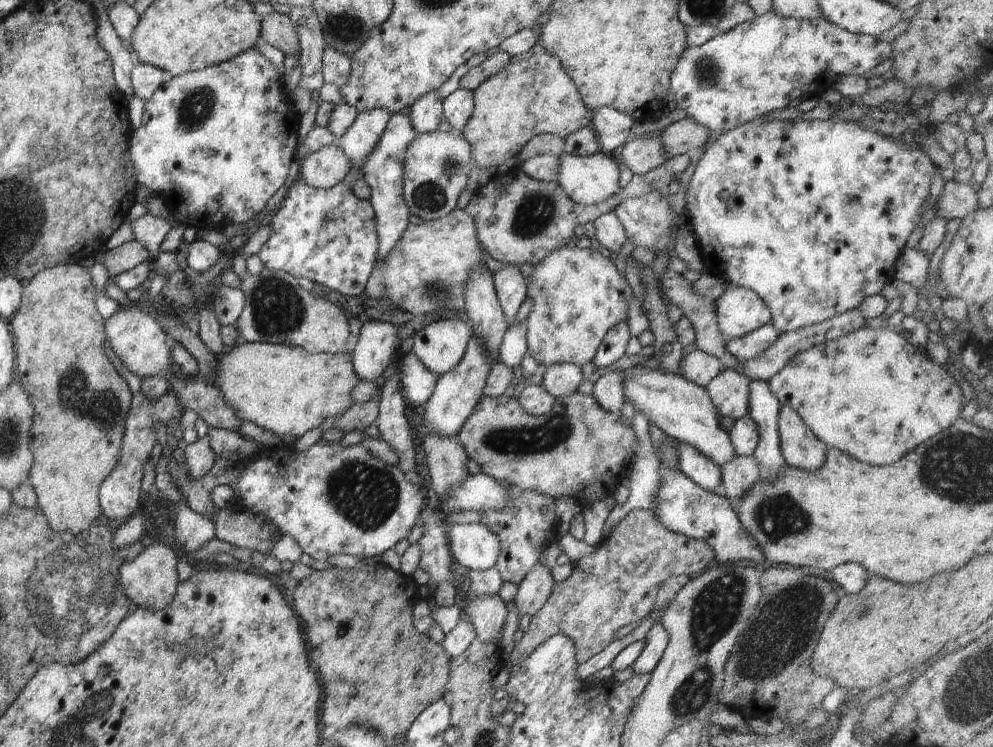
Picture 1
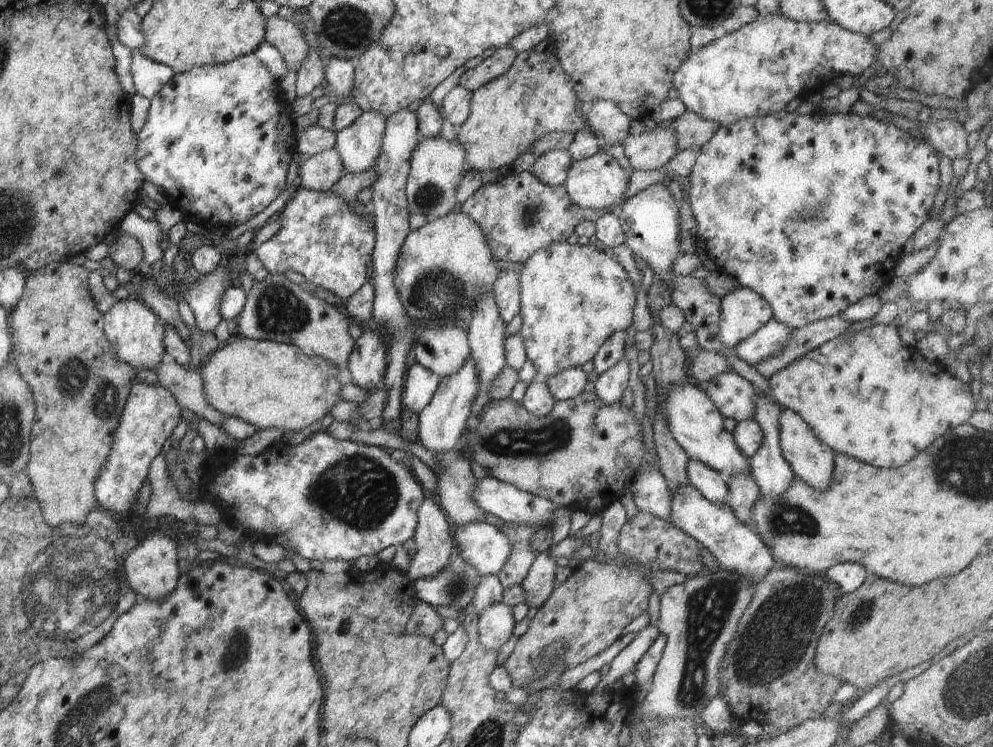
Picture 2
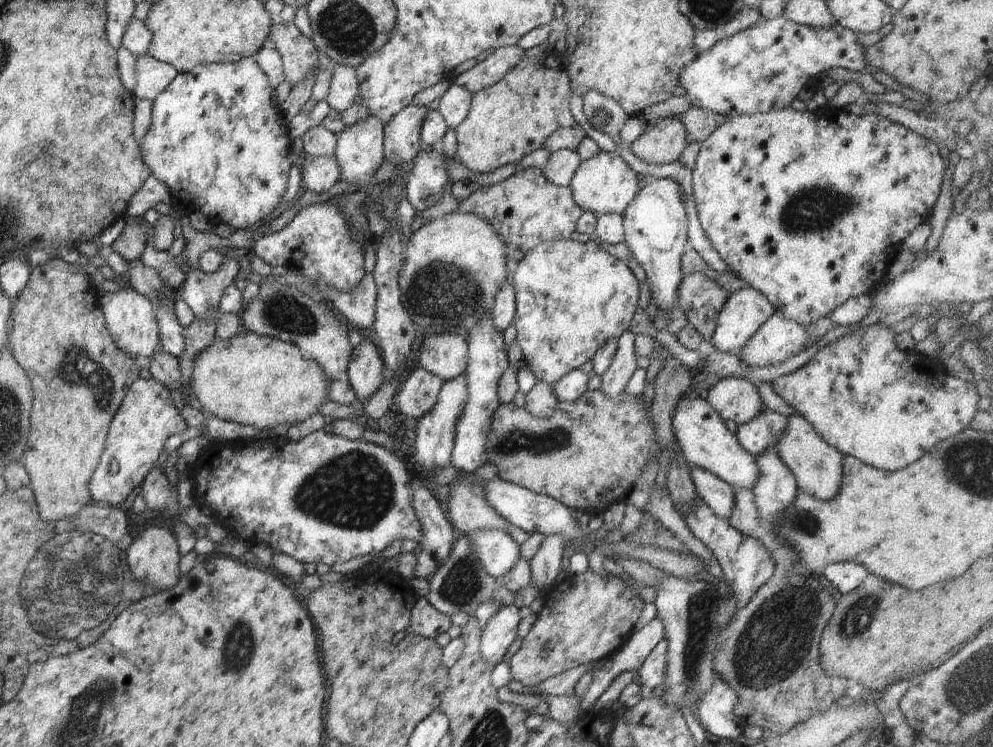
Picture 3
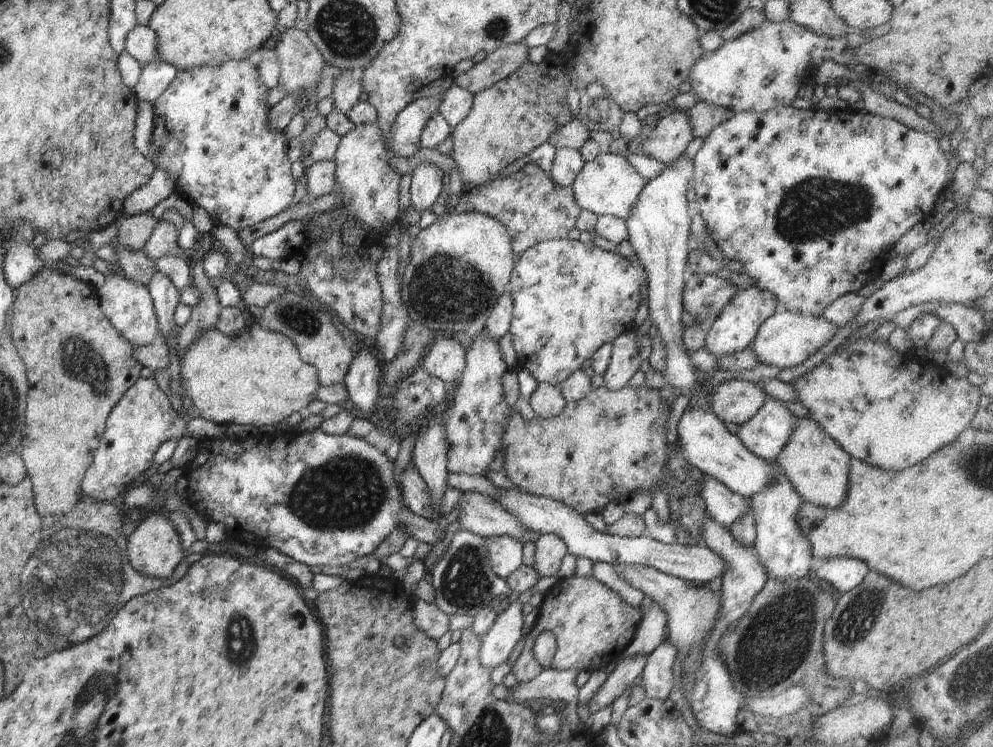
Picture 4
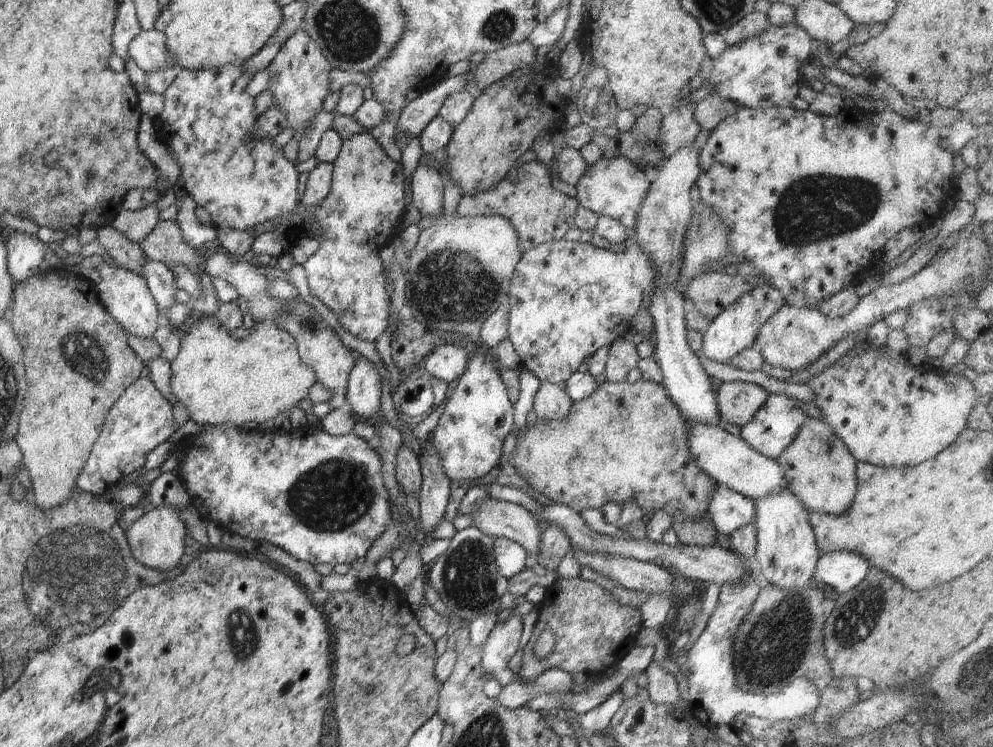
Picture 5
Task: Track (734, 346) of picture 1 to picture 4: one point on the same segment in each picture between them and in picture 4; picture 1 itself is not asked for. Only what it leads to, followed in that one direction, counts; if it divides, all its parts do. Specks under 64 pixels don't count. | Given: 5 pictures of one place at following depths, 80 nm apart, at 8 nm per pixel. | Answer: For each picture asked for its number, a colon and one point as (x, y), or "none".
2: (767, 341)
3: (780, 338)
4: (787, 339)

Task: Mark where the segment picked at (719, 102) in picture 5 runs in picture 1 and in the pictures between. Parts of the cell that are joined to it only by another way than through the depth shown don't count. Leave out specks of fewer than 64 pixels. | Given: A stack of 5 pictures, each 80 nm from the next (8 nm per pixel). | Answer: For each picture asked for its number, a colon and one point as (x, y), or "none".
1: (686, 136)
2: (691, 132)
3: (699, 123)
4: (703, 117)

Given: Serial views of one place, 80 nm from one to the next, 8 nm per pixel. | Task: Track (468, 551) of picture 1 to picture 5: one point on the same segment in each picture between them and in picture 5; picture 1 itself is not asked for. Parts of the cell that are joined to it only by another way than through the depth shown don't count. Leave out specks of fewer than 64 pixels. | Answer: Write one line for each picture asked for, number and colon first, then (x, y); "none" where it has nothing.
2: (486, 548)
3: (497, 552)
4: (506, 554)
5: (510, 557)

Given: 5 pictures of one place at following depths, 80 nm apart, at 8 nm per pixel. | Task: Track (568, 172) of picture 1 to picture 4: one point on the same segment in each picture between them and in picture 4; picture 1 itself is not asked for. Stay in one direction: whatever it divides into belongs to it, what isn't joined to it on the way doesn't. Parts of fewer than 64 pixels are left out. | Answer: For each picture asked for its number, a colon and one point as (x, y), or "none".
2: (597, 182)
3: (605, 184)
4: (609, 185)

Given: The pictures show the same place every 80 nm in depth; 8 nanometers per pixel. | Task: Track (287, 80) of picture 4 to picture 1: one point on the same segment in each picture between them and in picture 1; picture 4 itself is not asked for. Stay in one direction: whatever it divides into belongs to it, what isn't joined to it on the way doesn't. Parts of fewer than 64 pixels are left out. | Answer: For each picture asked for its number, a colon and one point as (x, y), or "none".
1: (277, 29)
2: (281, 33)
3: (299, 55)

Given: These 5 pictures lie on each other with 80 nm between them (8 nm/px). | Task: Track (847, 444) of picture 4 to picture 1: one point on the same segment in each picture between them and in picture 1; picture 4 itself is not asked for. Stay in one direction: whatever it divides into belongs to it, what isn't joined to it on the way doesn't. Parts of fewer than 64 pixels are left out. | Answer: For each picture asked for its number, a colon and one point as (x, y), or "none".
1: (871, 394)
2: (863, 393)
3: (870, 400)

